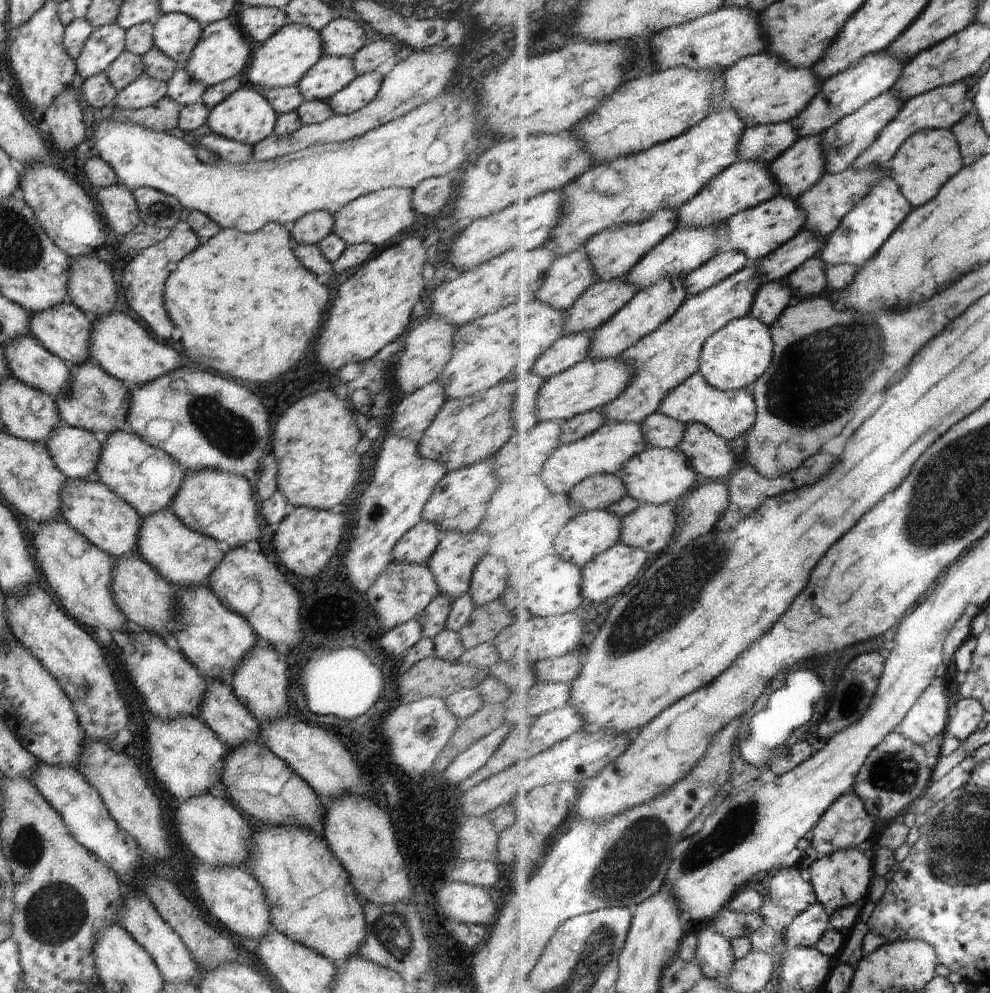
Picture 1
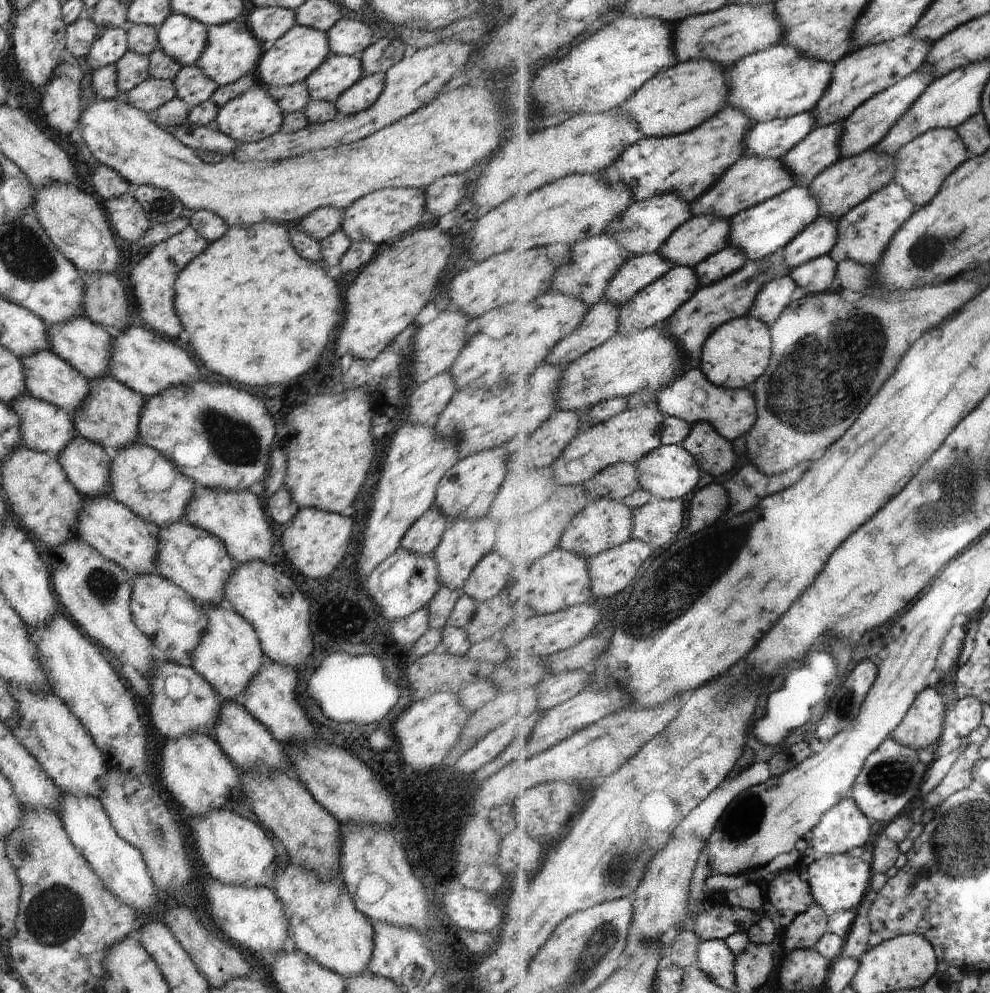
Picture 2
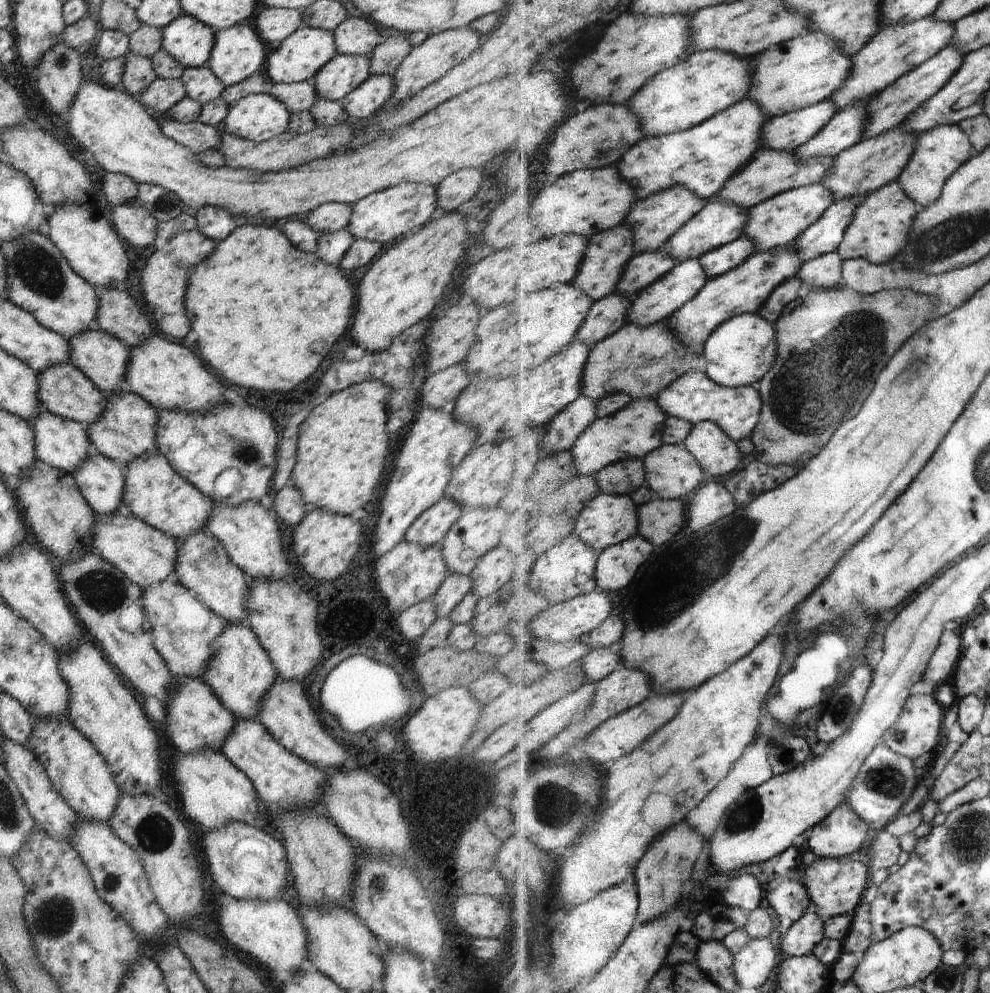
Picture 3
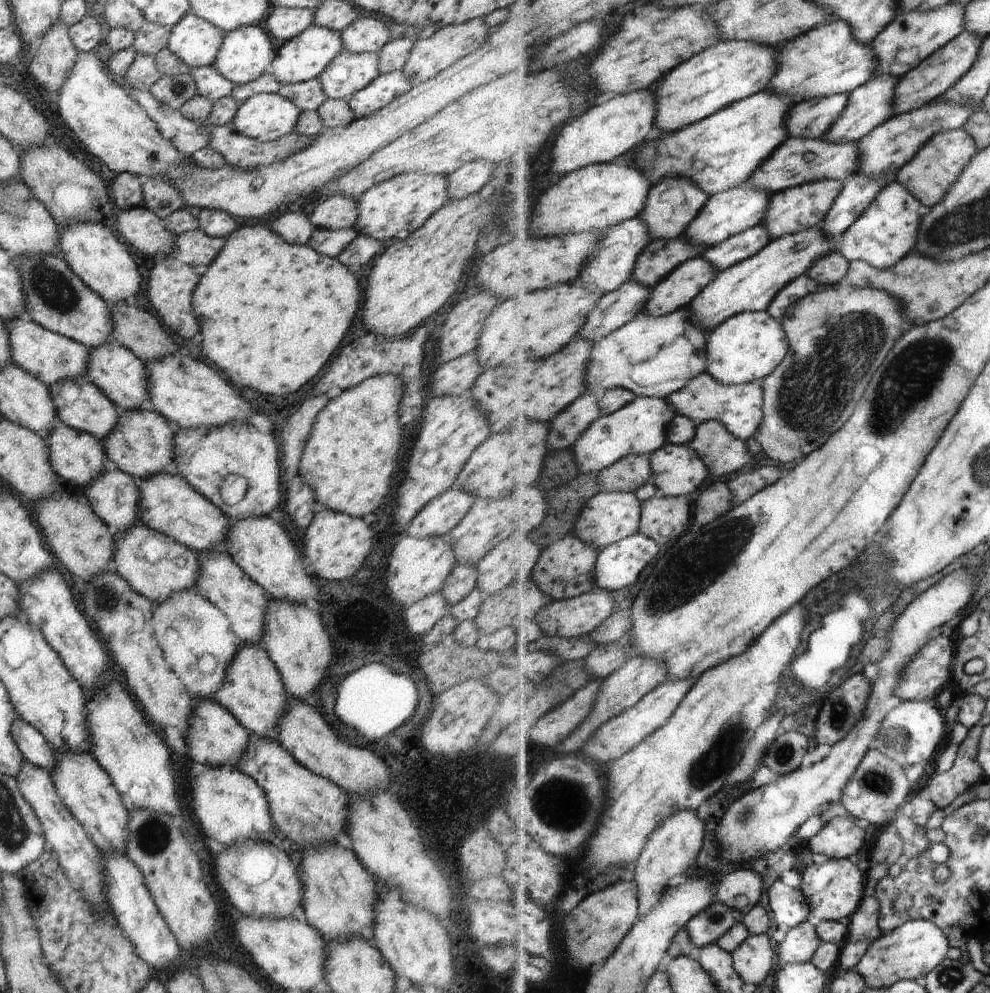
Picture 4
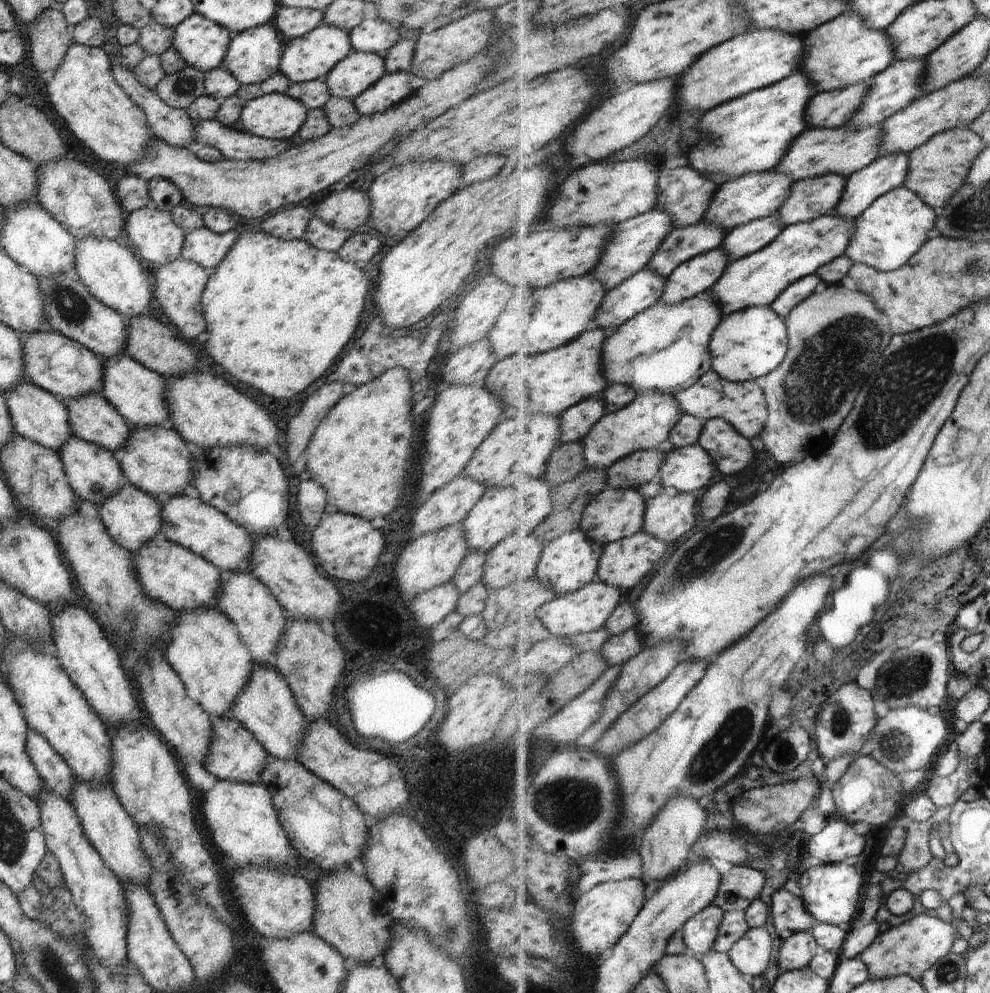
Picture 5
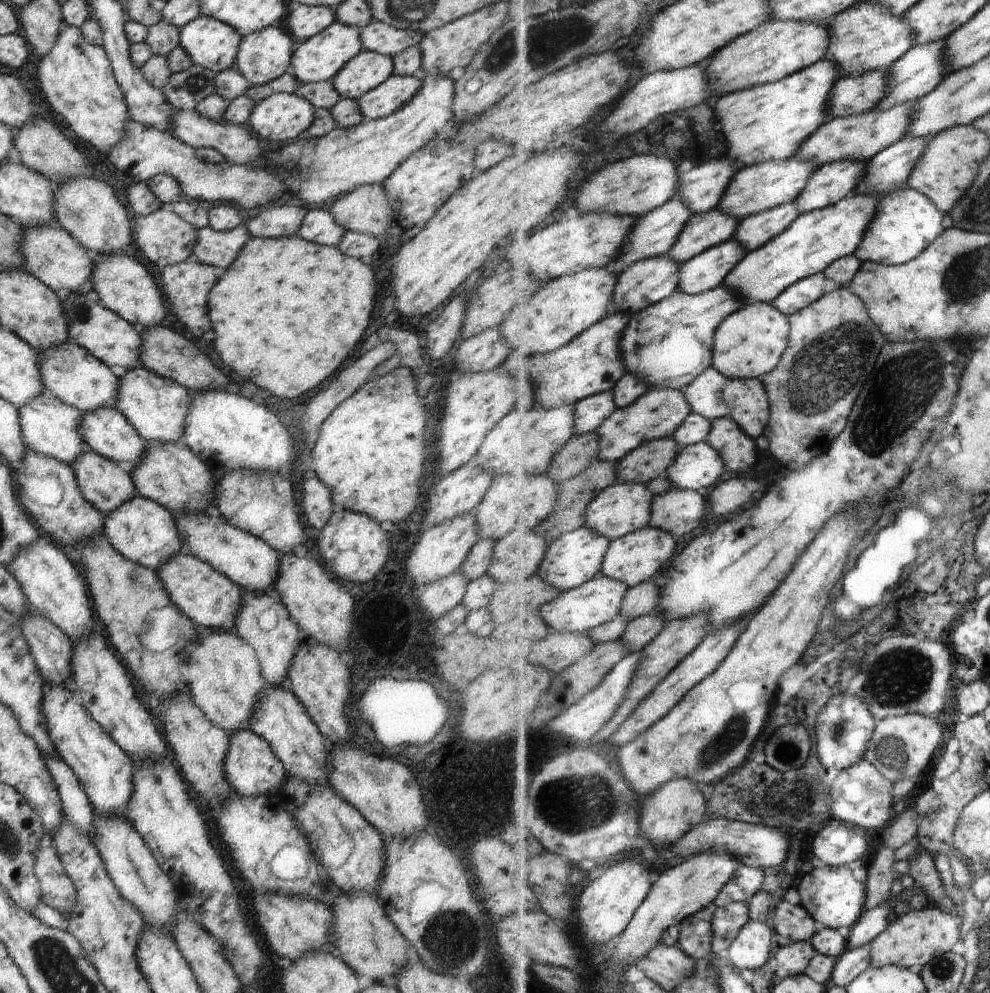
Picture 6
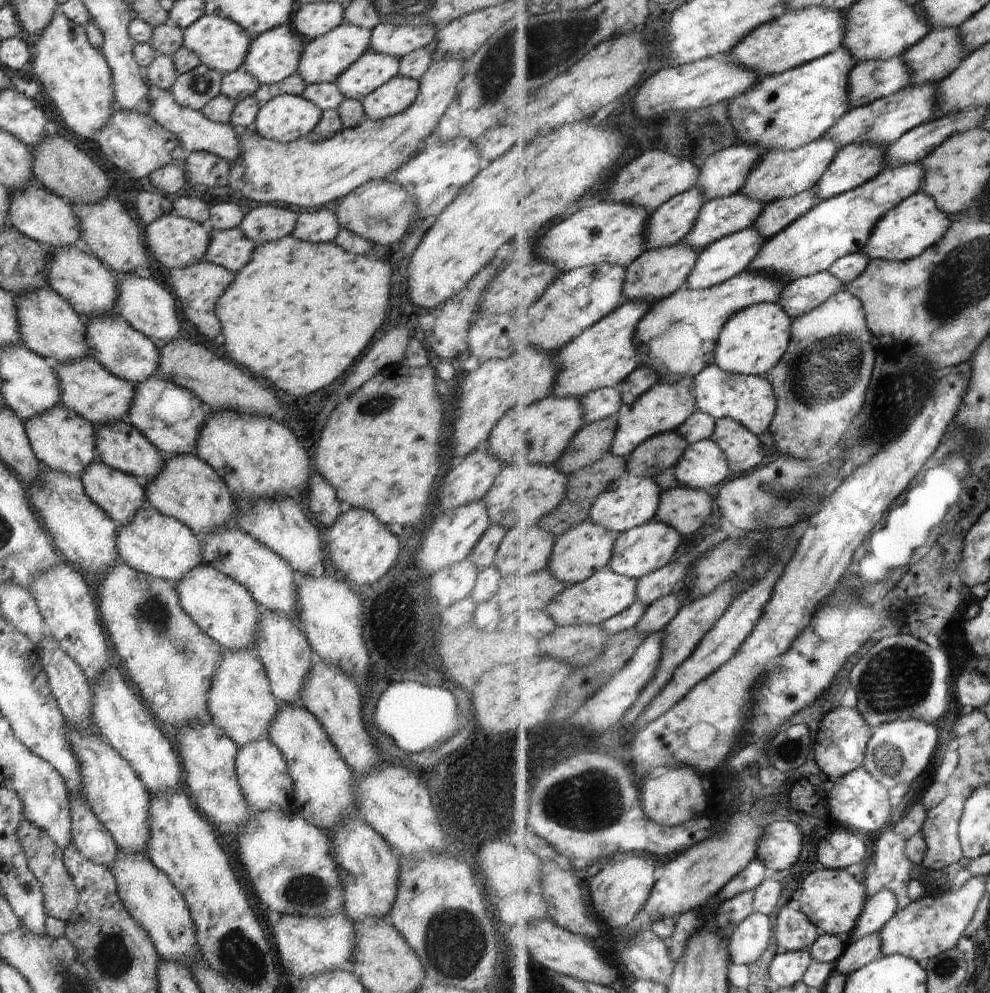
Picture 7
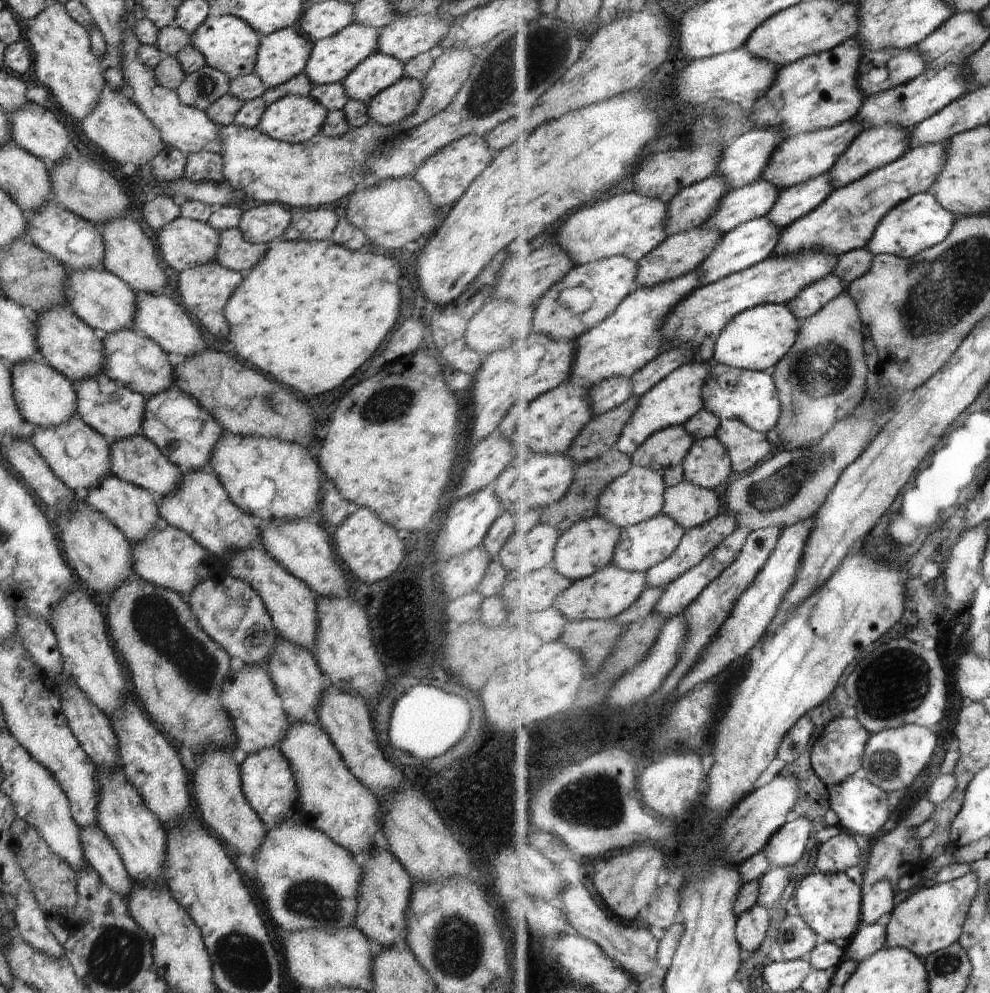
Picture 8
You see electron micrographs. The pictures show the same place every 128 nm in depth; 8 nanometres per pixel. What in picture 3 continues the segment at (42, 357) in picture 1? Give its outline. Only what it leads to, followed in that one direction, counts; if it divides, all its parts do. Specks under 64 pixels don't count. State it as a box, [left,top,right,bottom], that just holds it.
[37,362,106,424]

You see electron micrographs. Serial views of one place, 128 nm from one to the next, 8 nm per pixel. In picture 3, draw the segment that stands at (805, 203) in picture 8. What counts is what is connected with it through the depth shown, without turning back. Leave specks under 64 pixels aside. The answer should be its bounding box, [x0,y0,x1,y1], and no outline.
[701,235,757,279]

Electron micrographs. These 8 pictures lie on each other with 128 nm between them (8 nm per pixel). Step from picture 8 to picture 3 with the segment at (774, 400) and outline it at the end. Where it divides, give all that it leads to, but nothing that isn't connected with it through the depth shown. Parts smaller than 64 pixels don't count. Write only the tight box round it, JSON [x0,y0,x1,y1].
[658,367,763,442]

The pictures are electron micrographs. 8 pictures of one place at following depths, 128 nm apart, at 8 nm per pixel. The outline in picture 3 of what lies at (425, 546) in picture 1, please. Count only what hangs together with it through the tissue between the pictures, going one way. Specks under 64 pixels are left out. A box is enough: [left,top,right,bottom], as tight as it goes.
[404,496,463,546]

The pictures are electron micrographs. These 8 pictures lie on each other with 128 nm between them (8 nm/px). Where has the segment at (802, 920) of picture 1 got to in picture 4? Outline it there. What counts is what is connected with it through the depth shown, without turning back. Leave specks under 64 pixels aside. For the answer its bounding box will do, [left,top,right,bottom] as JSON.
[780,918,823,968]

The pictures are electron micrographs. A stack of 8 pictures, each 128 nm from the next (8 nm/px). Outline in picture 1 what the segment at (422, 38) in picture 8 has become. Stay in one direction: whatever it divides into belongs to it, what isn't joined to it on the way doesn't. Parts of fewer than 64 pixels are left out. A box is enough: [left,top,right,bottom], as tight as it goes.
[322,15,366,58]

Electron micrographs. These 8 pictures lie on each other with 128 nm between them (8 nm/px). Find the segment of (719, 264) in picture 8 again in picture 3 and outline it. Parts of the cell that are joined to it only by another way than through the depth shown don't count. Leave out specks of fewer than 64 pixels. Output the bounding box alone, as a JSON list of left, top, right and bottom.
[629,260,708,328]

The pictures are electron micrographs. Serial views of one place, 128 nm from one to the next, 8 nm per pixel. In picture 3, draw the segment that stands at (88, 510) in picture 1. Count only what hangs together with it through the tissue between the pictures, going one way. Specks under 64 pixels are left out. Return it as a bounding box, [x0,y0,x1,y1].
[92,510,178,588]

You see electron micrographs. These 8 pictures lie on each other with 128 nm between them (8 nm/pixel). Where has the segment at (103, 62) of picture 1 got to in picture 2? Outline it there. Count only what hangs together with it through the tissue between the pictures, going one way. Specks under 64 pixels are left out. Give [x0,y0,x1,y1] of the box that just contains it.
[86,28,129,69]

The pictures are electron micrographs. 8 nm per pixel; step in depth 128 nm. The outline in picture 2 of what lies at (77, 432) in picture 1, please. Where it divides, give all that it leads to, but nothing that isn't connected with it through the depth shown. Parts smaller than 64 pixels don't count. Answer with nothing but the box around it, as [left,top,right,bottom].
[57,436,111,499]

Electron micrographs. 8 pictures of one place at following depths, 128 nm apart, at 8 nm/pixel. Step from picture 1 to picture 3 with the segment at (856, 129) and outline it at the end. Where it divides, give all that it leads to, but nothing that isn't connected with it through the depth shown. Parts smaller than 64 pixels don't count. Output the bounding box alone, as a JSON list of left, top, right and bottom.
[864,44,966,140]

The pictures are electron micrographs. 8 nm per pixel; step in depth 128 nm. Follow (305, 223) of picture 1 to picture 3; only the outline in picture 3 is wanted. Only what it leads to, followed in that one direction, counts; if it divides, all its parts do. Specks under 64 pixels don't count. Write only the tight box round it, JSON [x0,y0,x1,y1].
[306,203,352,235]

